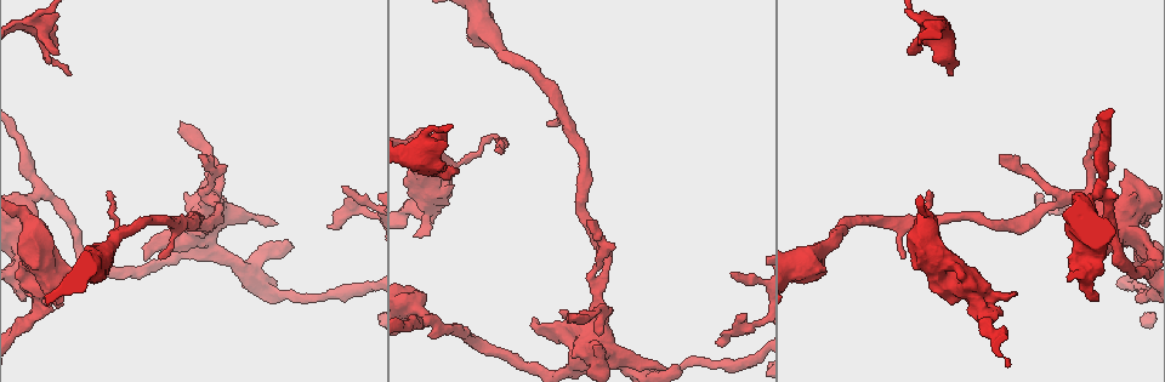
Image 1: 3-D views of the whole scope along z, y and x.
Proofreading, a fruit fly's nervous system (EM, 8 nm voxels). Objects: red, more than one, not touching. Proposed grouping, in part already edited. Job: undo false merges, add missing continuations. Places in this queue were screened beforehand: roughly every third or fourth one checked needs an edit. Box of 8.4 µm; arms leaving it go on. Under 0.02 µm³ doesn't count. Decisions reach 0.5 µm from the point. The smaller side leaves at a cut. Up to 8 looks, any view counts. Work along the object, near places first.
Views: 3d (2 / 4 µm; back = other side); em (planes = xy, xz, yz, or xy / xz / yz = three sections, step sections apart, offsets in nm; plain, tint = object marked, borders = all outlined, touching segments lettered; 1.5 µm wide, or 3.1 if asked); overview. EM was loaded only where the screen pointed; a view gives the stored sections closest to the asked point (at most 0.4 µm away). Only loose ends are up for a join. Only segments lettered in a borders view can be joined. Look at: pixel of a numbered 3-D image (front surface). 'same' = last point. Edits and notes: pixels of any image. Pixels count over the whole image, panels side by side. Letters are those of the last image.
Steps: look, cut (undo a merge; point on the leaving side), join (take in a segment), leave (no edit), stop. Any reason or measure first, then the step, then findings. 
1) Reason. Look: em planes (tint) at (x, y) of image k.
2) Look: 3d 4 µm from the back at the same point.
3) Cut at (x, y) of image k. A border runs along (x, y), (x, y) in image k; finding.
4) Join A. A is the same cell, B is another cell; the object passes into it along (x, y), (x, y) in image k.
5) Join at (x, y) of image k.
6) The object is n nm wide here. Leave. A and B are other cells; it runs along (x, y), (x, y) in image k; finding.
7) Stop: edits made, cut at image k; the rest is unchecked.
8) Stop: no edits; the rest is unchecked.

An open end. Look: 3d 4 µm from the back at (26, 293) of image 1.

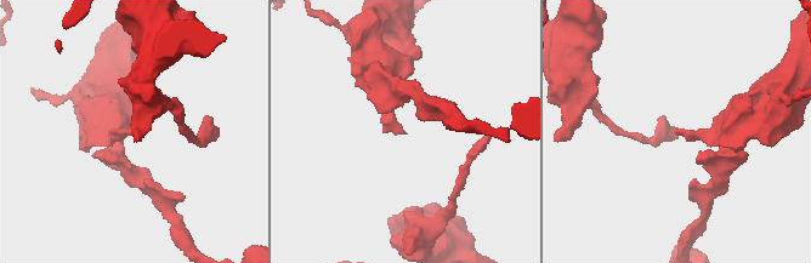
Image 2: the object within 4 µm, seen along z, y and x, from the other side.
Shape alone is not enough. Look: em xz step 4 (tint) at (404, 131) of image 2.

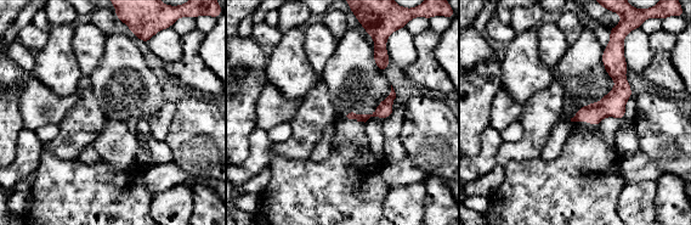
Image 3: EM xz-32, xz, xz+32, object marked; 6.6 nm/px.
Look: em planes (borders) at the same point.

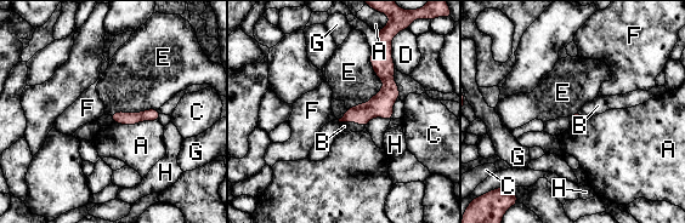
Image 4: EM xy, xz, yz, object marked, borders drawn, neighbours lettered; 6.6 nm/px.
Join B. B is the same cell, A, C, D, E, F, G and H are other cells; the object passes into it along (381, 104), (352, 121), (344, 126) in image 4; the cell continues.

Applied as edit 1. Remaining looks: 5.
Look: overview.

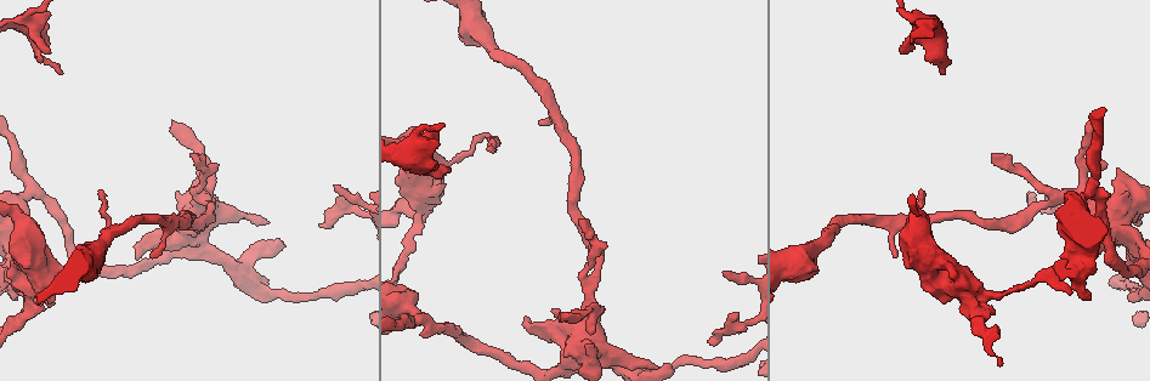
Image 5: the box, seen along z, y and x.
An open end. Look: em planes (borders) at (173, 120) of image 5.

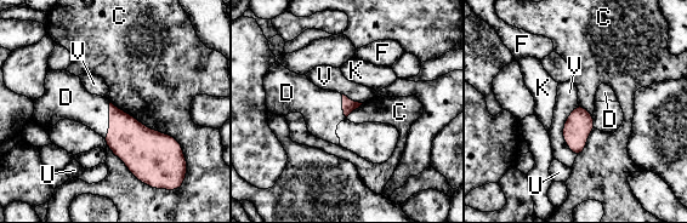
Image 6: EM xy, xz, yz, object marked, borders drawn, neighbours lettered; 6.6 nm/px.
The object is 90 nm wide here; the longest contact is with C, 600 nm. Join D. D is the same cell, C, F, K, U and V are other cells; the cell continues.

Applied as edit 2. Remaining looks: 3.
Free end. Look: 3d 4 µm at (450, 167) of image 5.

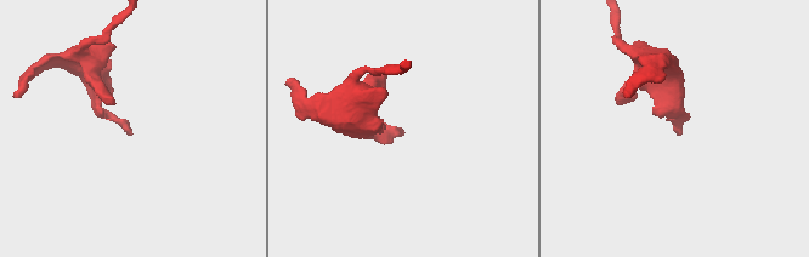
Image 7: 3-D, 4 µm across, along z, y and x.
Need the tissue. Look: em planes (borders) at (674, 130) of image 7.

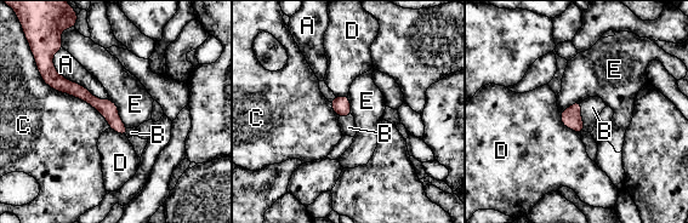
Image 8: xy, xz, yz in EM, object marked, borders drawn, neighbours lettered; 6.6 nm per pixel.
Join B. B is the same cell, A, C, D and E are other cells; the object passes into it along (570, 118), (580, 116), (592, 107) in image 8; it goes on there.

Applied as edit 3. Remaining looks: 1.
Stop: edits made, join at image 4, join at image 6, join at image 8; the rest is unchecked.

